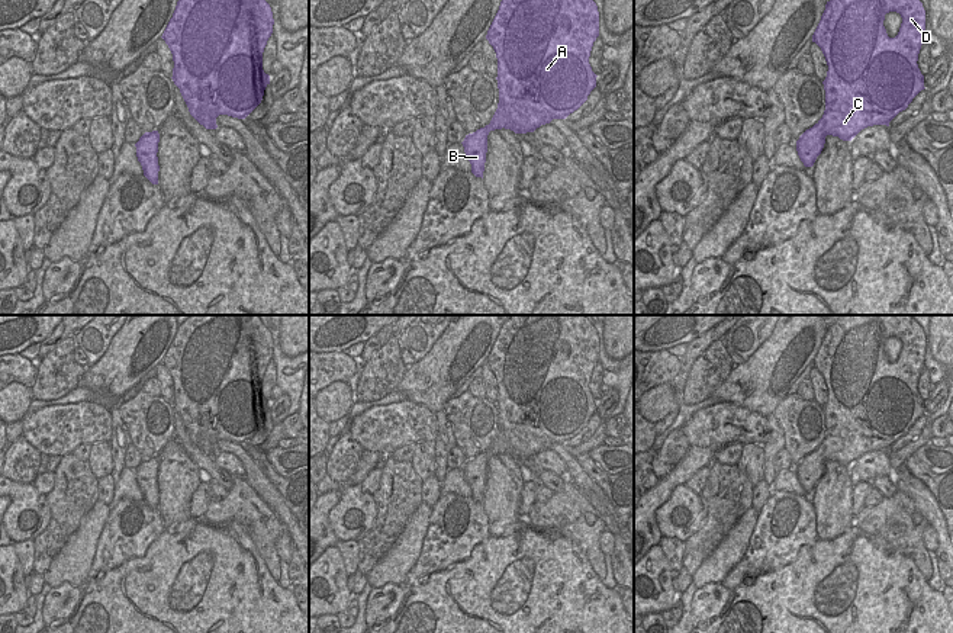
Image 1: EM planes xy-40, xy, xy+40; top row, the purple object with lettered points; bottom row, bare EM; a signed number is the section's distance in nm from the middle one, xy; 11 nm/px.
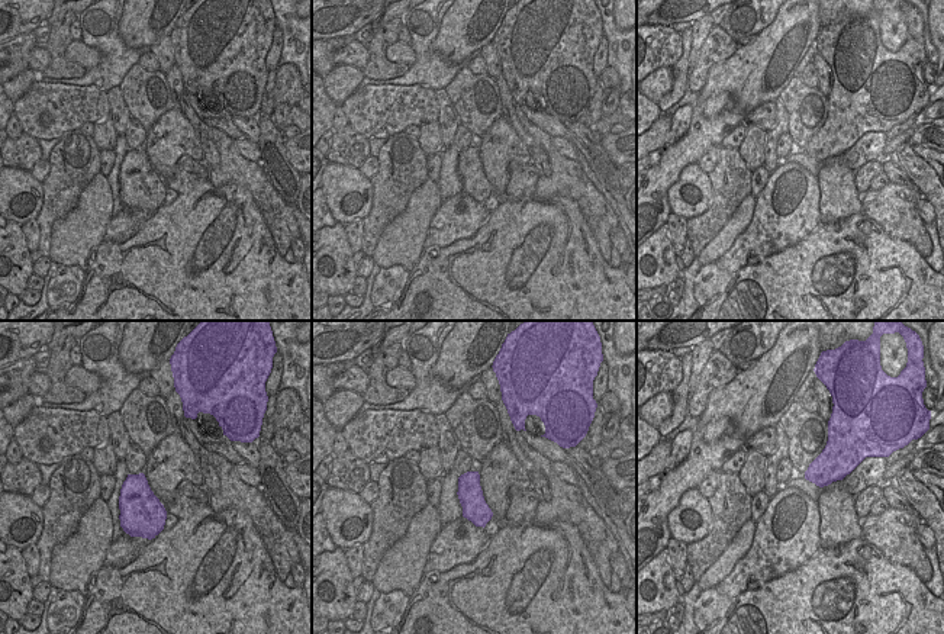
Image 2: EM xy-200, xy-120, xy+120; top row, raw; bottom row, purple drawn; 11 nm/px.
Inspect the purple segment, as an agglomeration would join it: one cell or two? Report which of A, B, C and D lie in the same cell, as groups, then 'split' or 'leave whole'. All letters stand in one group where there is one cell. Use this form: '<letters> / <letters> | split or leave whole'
A B C D | leave whole

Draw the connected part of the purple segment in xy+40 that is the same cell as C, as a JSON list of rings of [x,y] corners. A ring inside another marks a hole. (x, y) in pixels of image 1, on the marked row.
[[[830,0],[812,35],[827,61],[822,81],[825,110],[822,118],[796,141],[796,151],[805,167],[812,167],[821,154],[825,136],[851,141],[862,129],[886,125],[908,107],[924,90],[924,75],[918,68],[918,54],[924,42],[925,10],[920,0]],[[896,12],[902,17],[899,32],[889,38],[883,26],[885,15]]]

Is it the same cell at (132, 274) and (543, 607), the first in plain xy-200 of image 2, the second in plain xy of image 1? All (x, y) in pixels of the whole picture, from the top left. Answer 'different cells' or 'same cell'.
same cell

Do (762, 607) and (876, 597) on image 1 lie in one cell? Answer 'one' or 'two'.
one

